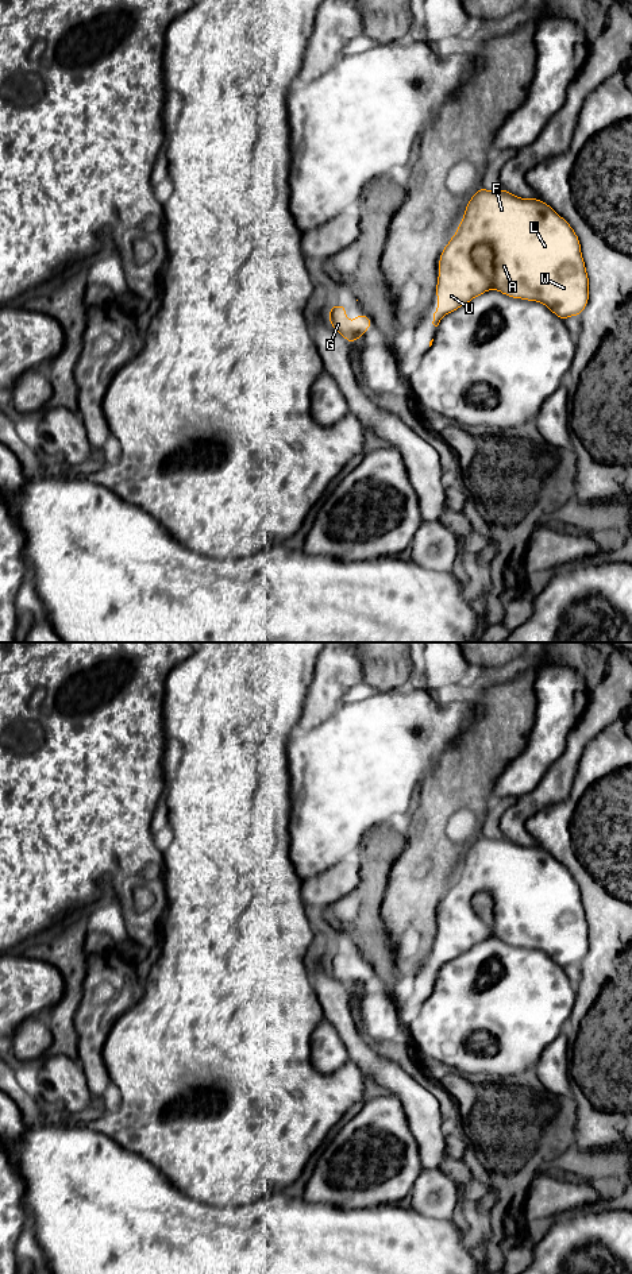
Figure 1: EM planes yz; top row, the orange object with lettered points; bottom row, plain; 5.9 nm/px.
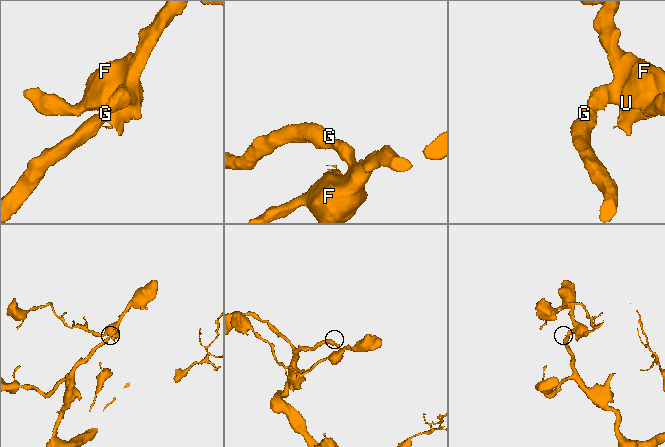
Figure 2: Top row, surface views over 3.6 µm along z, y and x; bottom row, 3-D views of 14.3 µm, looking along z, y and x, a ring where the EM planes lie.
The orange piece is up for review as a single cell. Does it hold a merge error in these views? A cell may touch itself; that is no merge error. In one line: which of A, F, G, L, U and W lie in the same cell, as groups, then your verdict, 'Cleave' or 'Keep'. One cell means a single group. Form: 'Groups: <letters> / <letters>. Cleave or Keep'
Groups: A F G L U W. Keep

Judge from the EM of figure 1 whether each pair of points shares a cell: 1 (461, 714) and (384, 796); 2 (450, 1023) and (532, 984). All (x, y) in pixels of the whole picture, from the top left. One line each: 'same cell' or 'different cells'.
1: same cell
2: same cell

